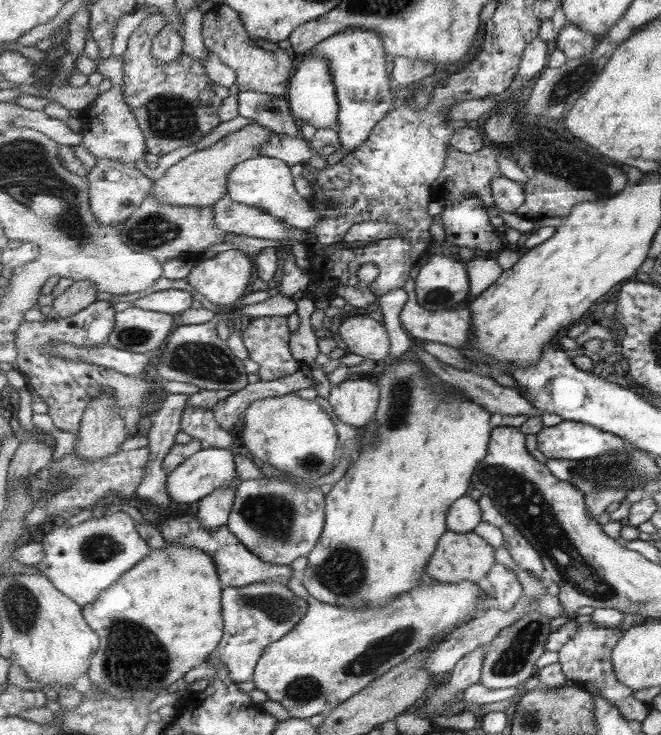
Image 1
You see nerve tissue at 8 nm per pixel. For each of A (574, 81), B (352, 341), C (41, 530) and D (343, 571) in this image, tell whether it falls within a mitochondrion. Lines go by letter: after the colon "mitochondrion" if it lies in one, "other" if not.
A: mitochondrion
B: other
C: other
D: mitochondrion

